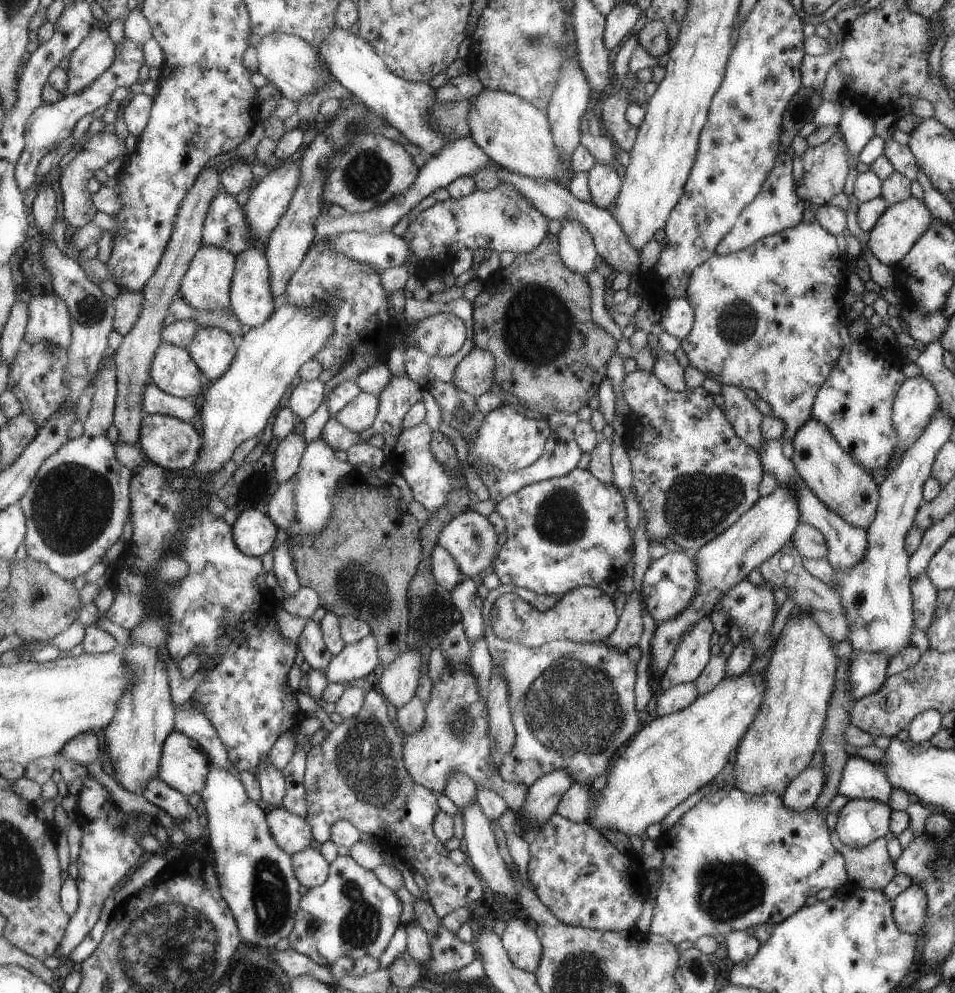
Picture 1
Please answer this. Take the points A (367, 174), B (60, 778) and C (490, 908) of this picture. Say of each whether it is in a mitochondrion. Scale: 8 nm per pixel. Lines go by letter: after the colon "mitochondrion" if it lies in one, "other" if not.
A: mitochondrion
B: other
C: other

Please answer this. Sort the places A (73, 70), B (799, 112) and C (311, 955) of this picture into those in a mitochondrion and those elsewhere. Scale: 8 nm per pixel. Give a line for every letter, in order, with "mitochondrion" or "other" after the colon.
A: other
B: other
C: other

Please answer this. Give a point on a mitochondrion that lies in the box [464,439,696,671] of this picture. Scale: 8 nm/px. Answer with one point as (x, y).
(561, 518)

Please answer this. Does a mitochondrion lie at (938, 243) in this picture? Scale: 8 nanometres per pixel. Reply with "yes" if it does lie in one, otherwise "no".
no

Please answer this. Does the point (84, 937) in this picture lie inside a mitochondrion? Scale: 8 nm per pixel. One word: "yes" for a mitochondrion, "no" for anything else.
no

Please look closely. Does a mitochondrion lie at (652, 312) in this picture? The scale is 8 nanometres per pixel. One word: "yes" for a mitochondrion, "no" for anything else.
no

